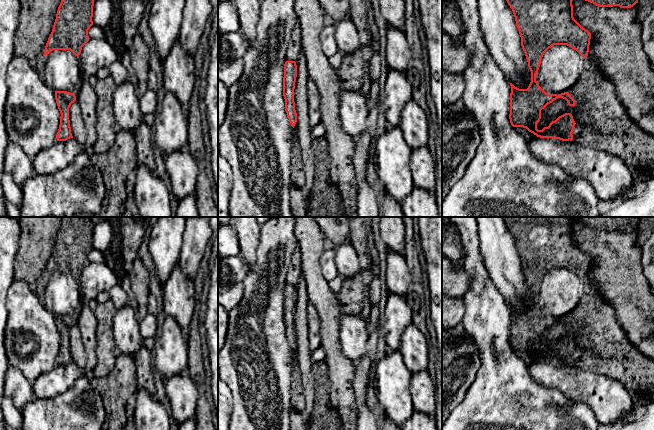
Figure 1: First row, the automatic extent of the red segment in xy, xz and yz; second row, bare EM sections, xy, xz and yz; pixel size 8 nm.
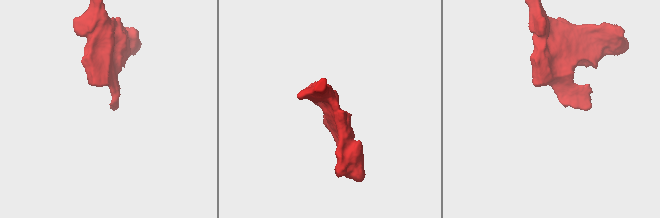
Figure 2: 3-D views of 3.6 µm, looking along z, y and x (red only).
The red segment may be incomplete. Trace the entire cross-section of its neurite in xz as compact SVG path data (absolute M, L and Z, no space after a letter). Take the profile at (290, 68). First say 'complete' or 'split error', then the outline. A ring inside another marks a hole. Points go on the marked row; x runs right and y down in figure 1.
complete; M286 61L284 64L283 96L285 99L285 111L291 126L294 128L297 122L297 113L294 102L294 89L297 77L297 65L295 61Z

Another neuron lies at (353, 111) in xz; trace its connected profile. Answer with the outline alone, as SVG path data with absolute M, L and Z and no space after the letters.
M341 91L339 116L343 130L353 139L356 139L362 133L369 130L366 123L368 111L367 99L359 91Z

